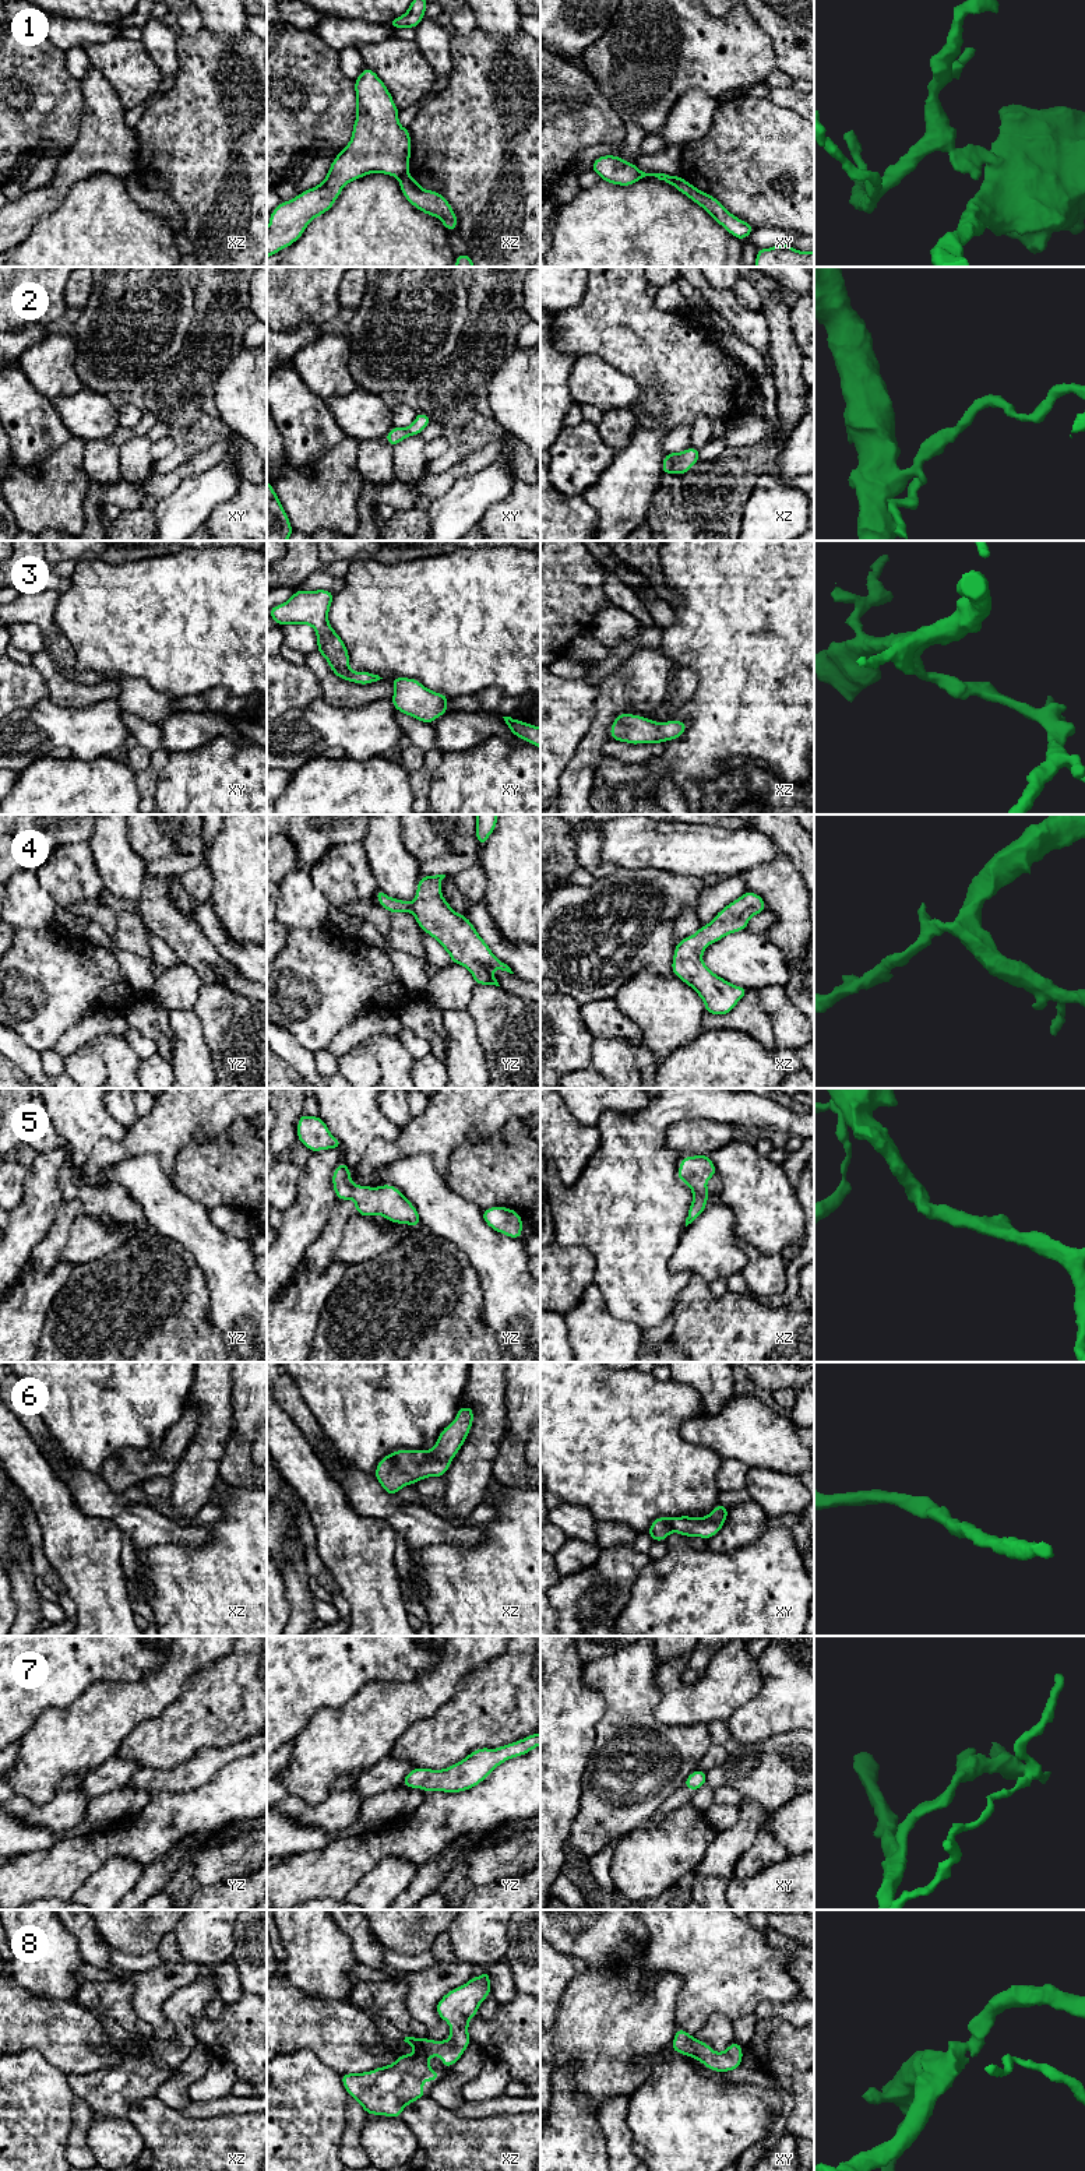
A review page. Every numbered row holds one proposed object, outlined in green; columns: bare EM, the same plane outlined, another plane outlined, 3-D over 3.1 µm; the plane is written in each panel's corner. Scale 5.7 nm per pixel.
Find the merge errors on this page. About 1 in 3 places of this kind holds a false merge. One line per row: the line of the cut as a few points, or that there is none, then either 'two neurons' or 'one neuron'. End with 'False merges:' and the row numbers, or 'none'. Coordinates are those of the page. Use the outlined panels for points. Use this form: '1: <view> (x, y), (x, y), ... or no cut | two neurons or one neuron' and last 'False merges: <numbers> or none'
1: xy (677, 176), (673, 185) | two neurons
2: no cut | one neuron
3: no cut | one neuron
4: no cut | one neuron
5: no cut | one neuron
6: no cut | one neuron
7: no cut | one neuron
8: no cut | one neuron
False merges: 1

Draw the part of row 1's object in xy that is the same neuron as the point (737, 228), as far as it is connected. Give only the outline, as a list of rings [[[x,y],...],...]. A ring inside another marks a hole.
[[[677,176],[674,187],[702,207],[732,236],[744,240],[755,228],[729,212],[714,196],[698,190],[695,186]]]

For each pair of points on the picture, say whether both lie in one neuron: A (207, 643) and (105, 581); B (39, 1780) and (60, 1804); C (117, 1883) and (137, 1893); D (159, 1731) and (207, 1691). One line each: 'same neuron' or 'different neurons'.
A: same neuron
B: different neurons
C: different neurons
D: same neuron

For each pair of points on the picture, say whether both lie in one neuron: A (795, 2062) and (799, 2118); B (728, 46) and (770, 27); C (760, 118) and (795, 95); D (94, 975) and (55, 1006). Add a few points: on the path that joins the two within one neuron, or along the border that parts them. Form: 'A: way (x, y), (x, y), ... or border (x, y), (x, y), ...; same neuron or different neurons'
A: way (799, 2076), (799, 2104); same neuron
B: border (750, 14), (770, 38), (777, 59); different neurons
C: border (767, 99), (792, 109), (799, 116); different neurons
D: way (84, 977), (64, 996); same neuron

